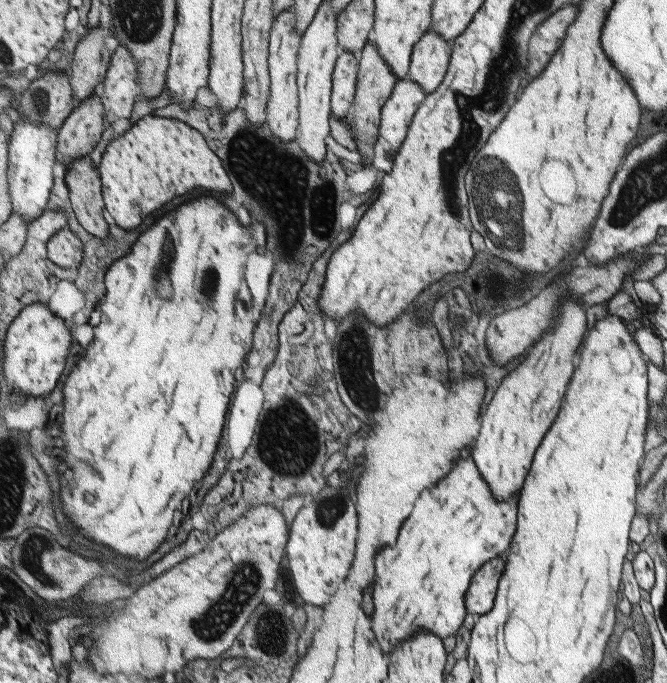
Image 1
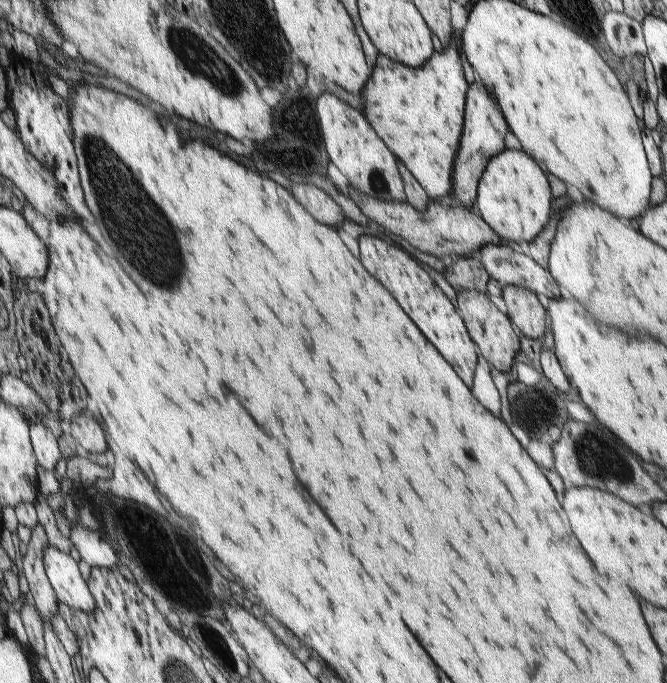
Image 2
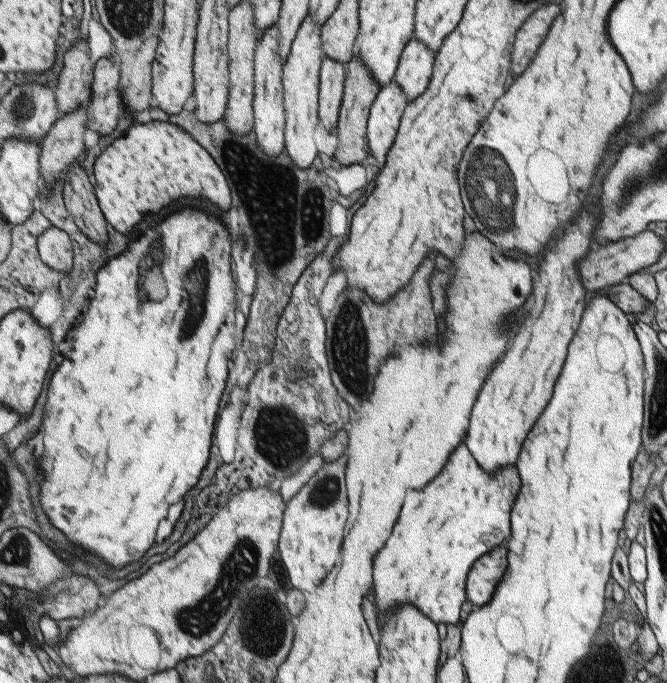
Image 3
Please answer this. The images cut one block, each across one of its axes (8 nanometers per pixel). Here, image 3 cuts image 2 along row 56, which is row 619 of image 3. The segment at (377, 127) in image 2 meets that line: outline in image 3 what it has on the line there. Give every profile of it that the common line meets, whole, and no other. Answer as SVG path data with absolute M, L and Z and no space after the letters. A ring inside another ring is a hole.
M463 443L458 446L458 456L450 460L450 468L441 472L430 488L408 490L386 548L378 550L372 562L379 626L383 626L387 614L401 604L416 605L436 624L456 625L456 622L460 622L460 611L467 601L465 586L468 572L478 558L503 545L512 535L512 512L520 487L521 478L516 465L507 464L488 474Z

